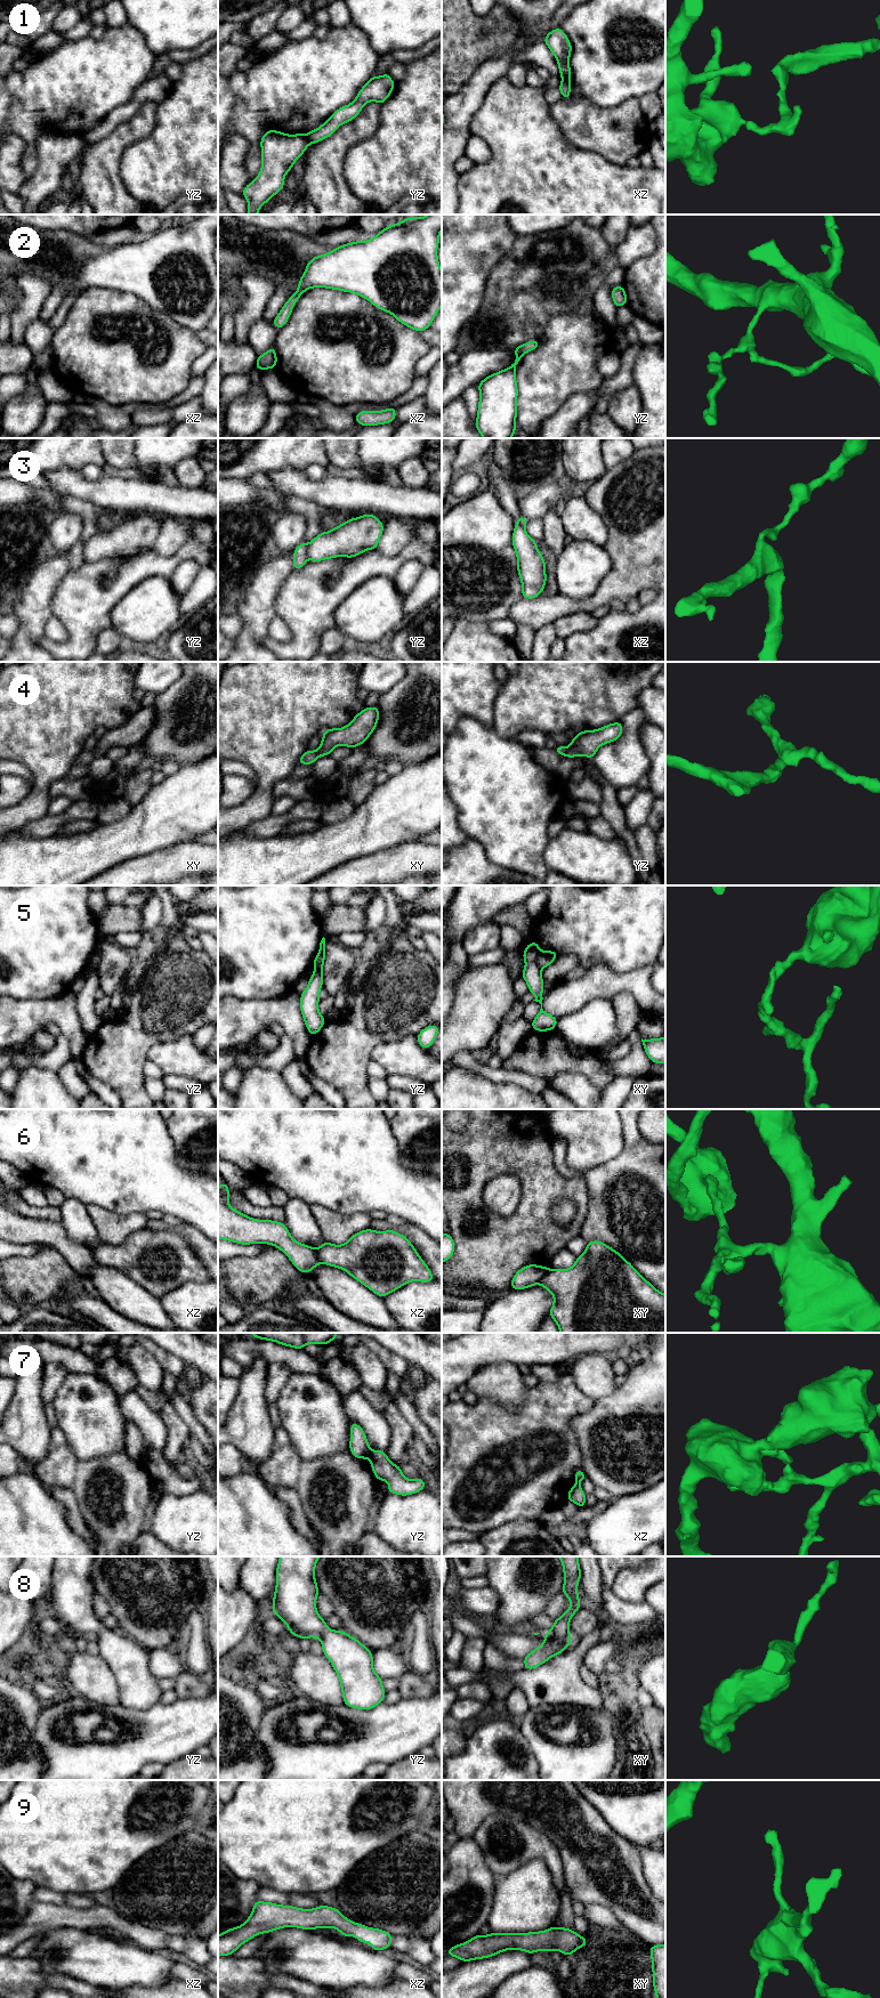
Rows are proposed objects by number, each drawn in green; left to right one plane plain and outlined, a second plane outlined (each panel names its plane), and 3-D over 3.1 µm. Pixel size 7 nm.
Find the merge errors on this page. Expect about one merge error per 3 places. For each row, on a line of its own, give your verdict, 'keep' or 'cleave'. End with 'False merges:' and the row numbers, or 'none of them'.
1: cleave
2: keep
3: cleave
4: keep
5: cleave
6: cleave
7: cleave
8: keep
9: keep
False merges: 1, 3, 5, 6, 7

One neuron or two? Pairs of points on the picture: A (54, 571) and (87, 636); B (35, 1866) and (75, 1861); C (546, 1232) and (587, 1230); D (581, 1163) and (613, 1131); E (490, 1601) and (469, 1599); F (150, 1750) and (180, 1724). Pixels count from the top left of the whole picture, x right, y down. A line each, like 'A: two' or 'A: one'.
A: two
B: one
C: two
D: one
E: one
F: one

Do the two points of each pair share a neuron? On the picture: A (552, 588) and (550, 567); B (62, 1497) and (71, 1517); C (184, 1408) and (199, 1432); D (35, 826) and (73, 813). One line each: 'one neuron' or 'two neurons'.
A: one neuron
B: one neuron
C: one neuron
D: one neuron

